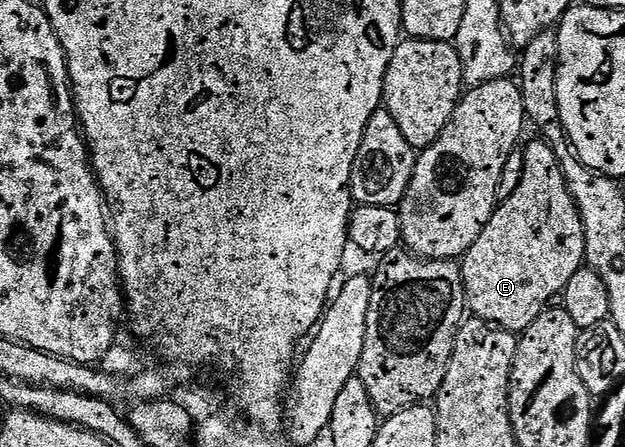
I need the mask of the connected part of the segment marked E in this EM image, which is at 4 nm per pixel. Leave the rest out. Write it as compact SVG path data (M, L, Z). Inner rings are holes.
M536 137L533 143L526 143L522 147L524 168L518 189L497 206L478 241L474 241L462 256L467 310L475 318L513 333L522 333L543 311L548 310L555 300L552 298L563 293L570 277L574 277L574 273L578 273L586 263L582 217L560 168L560 158L543 138Z

